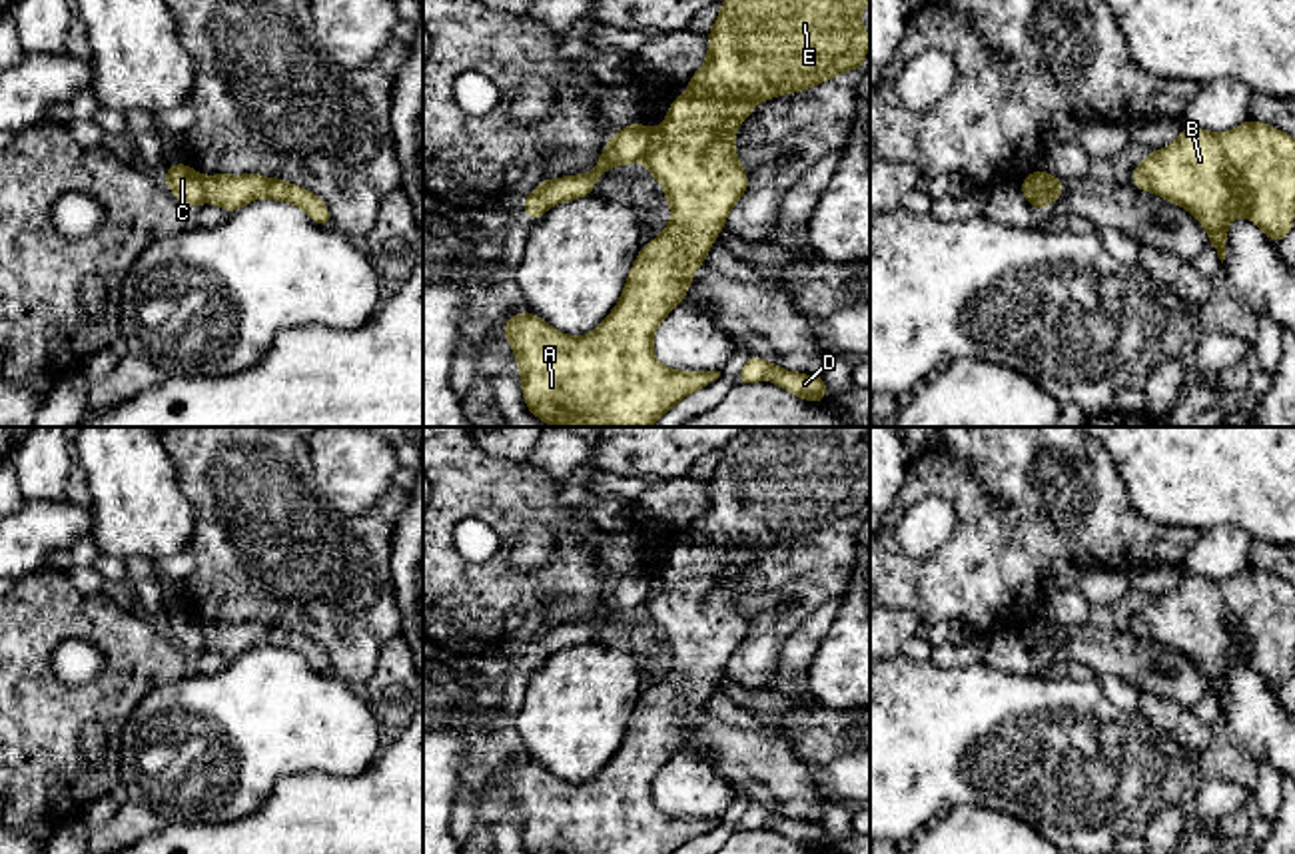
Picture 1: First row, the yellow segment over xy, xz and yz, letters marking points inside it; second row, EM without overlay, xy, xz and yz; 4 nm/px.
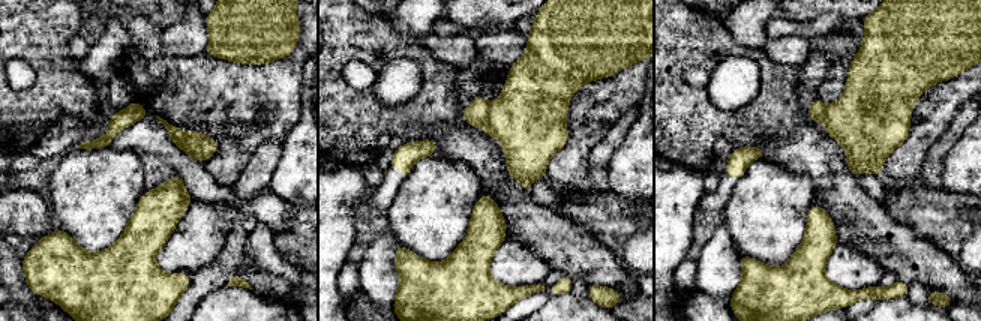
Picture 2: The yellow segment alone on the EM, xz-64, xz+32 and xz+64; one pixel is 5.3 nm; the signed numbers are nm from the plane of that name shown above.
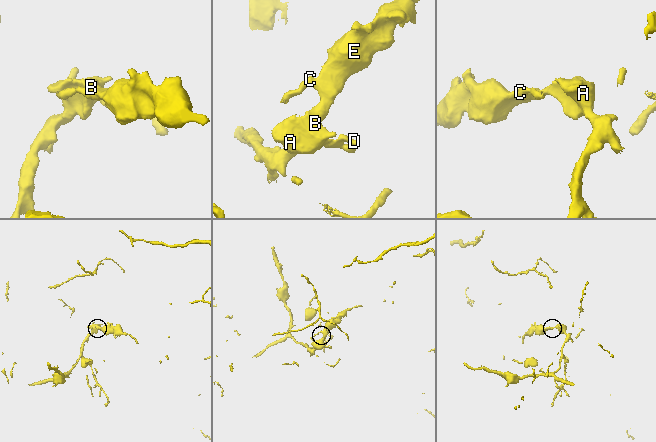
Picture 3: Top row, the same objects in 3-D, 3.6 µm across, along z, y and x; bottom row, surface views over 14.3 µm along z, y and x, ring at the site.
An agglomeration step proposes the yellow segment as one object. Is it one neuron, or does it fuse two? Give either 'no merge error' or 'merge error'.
merge error

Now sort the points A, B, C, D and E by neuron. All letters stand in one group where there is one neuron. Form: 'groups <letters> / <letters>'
groups A B D E / C

